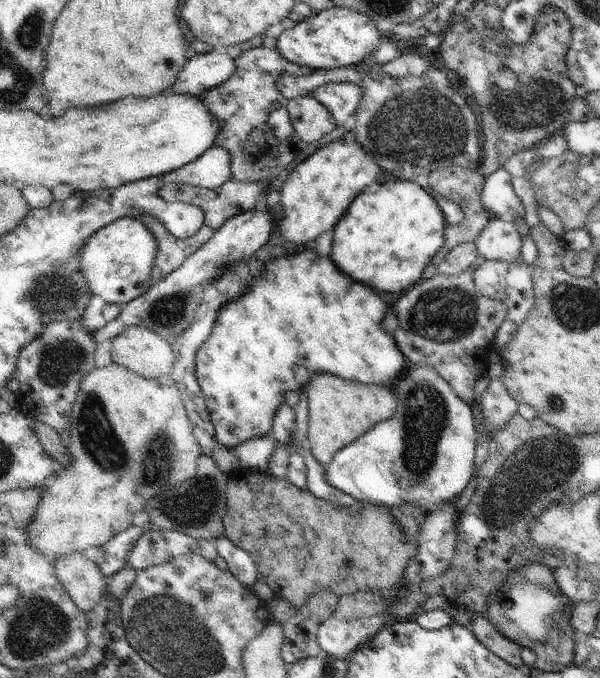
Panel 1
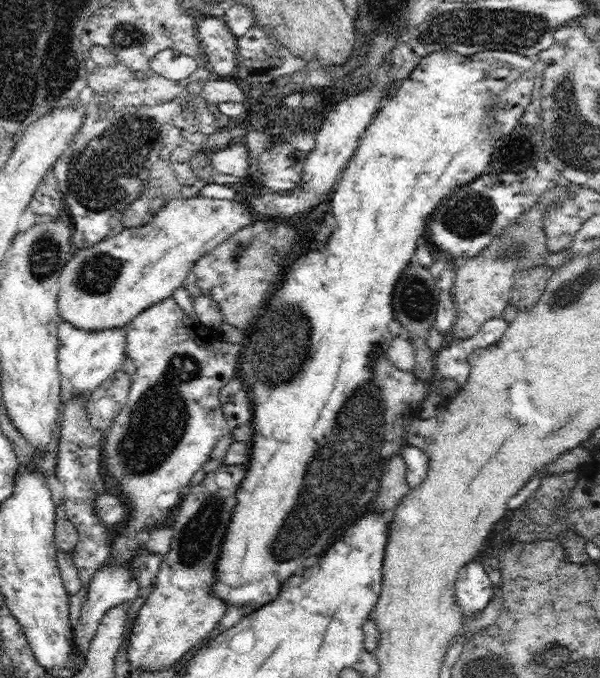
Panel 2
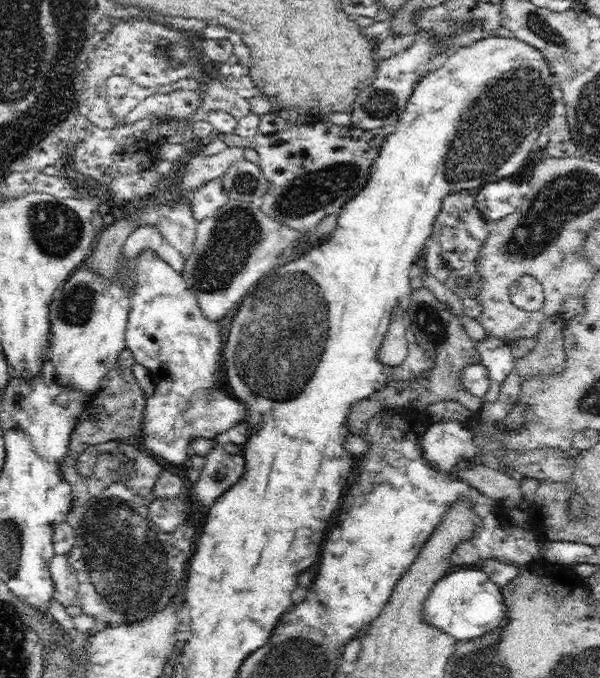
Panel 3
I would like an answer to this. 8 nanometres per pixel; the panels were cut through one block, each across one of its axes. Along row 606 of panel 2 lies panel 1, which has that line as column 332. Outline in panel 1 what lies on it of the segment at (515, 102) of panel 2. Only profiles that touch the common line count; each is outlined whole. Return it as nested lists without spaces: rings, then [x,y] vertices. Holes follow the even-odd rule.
[[[390,180],[380,188],[370,188],[360,193],[351,203],[346,214],[334,227],[332,260],[352,278],[370,284],[374,290],[382,292],[405,292],[422,280],[424,268],[442,248],[447,220],[440,205],[431,193],[420,184],[406,180]]]

